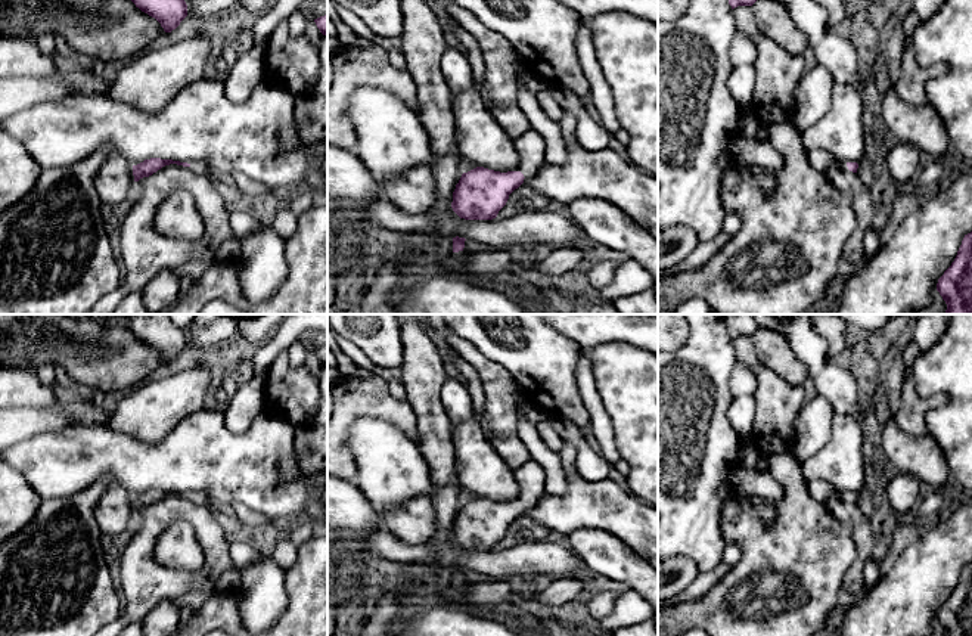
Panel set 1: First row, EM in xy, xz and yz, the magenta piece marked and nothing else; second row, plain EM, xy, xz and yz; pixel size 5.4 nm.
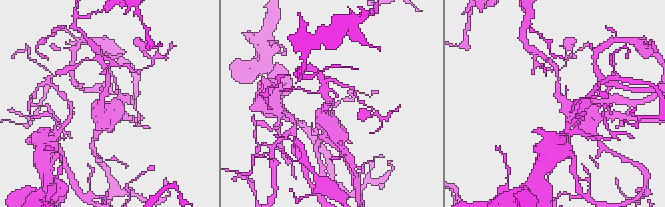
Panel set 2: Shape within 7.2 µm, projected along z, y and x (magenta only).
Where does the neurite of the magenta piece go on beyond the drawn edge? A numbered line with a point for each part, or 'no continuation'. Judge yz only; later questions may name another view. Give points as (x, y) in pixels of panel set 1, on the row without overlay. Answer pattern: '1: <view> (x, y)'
1: yz (820, 490)

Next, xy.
no continuation

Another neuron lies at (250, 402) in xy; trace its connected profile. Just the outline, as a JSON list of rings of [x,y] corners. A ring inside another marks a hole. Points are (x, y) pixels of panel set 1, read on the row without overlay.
[[[252,375],[223,409],[226,428],[233,434],[245,434],[258,416],[268,410],[265,395],[267,375]]]

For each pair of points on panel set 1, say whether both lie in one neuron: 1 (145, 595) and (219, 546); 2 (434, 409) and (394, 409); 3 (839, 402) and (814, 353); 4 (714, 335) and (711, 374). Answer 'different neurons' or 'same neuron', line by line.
1: same neuron
2: different neurons
3: same neuron
4: same neuron

